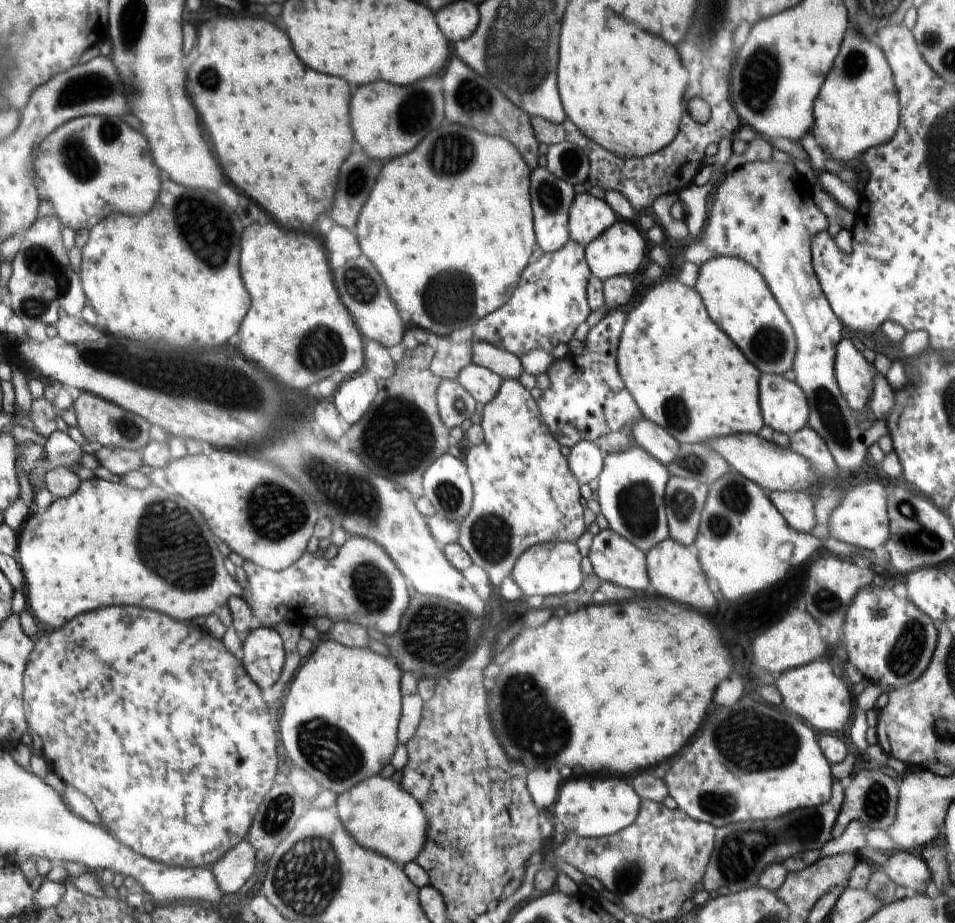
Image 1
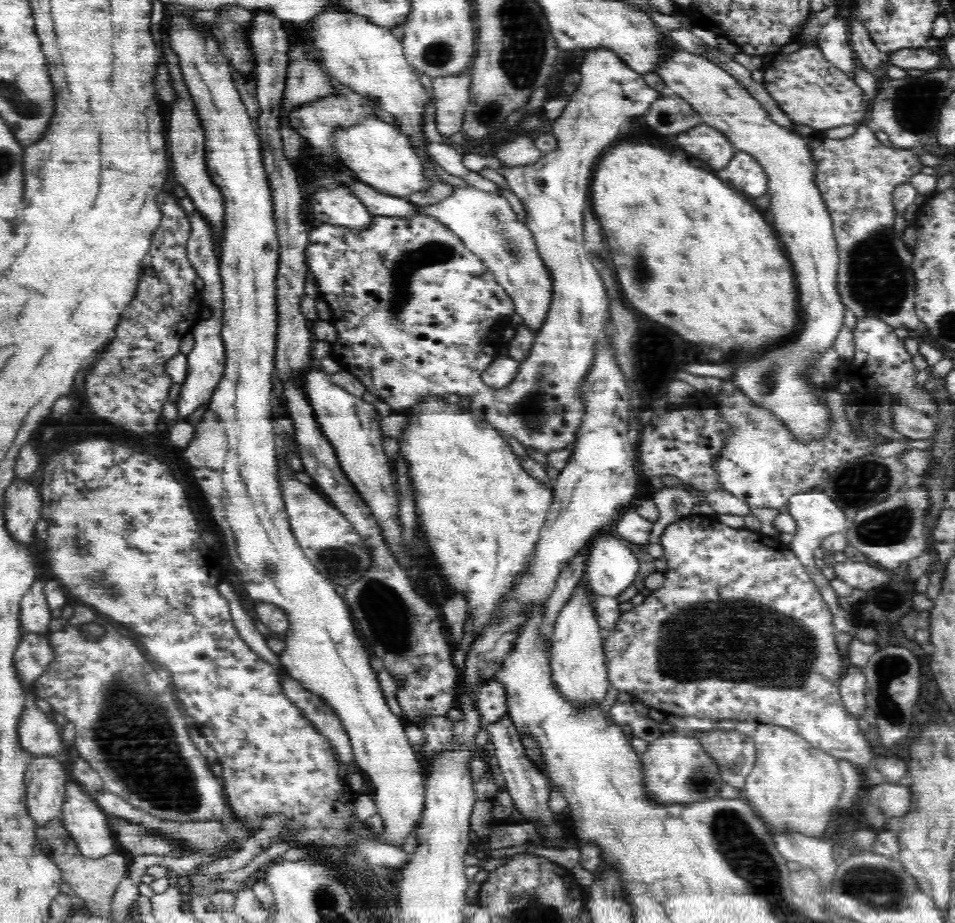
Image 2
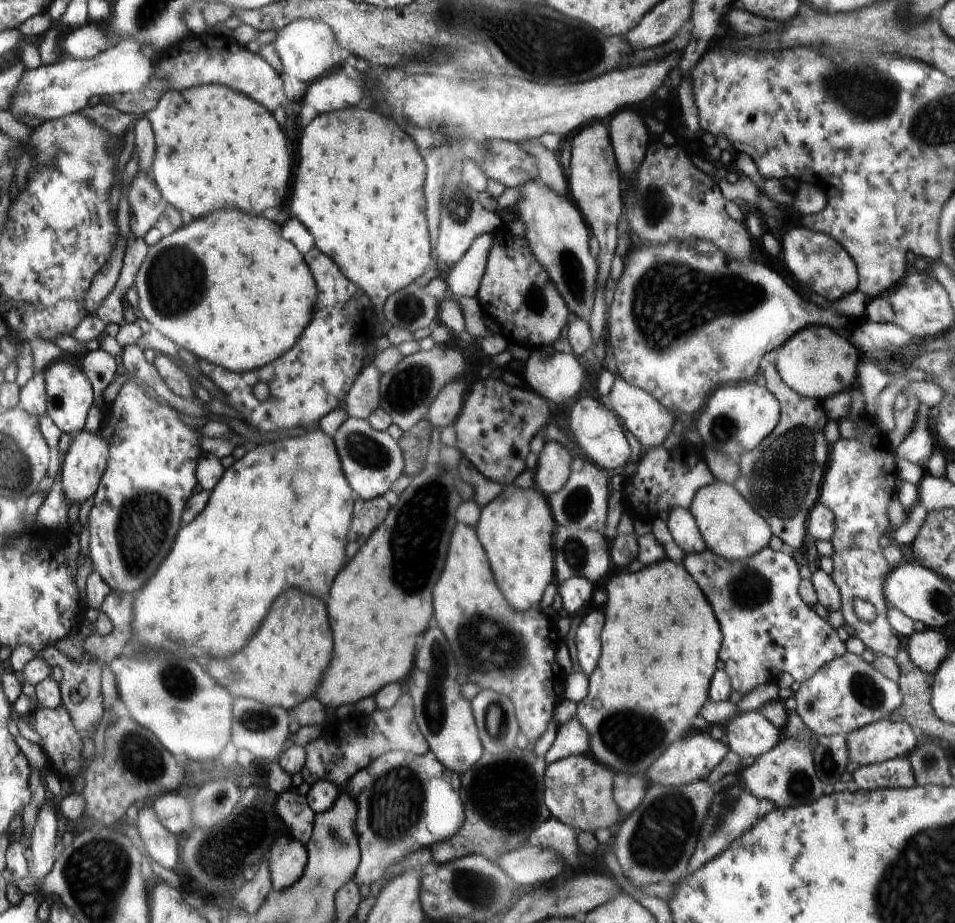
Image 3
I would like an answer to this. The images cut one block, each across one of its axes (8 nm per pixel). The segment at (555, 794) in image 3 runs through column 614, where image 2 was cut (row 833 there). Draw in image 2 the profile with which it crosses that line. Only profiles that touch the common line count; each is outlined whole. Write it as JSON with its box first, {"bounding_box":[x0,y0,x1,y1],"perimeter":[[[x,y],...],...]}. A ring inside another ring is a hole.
{"bounding_box":[742,723,843,839],"perimeter":[[[759,723],[751,737],[757,753],[742,789],[755,814],[766,823],[772,835],[796,833],[808,839],[821,839],[830,820],[834,819],[832,812],[836,812],[843,791],[839,759],[813,748],[786,727]]]}

